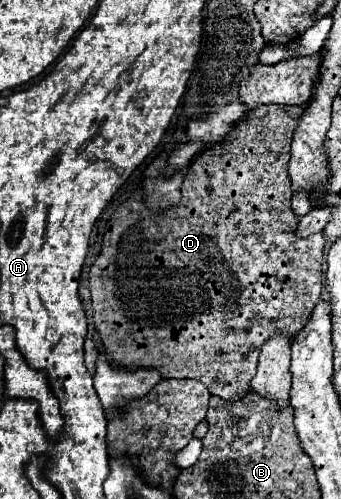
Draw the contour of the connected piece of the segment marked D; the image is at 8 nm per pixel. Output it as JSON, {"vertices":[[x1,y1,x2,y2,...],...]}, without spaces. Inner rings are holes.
{"vertices":[[261,105,257,107,247,121,241,121,237,129,227,137,227,141,215,149,205,151,199,155,191,167,185,173,183,189,181,189,181,203,175,209,169,209,167,213,147,213,143,209,143,191,141,187,117,207,117,211,107,221,107,231,103,237,101,253,97,255,95,265,89,271,89,289,91,289,91,303,93,303,93,319,95,327,101,335,101,341,105,345,107,357,125,369,133,367,153,367,161,373,161,377,177,377,177,379,197,379,201,381,213,395,225,399,225,401,241,401,249,393,251,379,257,373,257,359,261,353,263,343,267,343,275,335,287,335,291,341,299,335,299,329,305,327,309,321,313,307,317,305,317,299,321,297,323,289,323,273,321,273,321,261,323,261,323,249,325,241,323,235,317,233,307,239,295,237,295,225,299,223,299,217,295,217,291,209,291,179,287,175,287,163,289,163,289,149,293,131,299,125,299,117,305,113,305,107,289,107,289,105]]}

